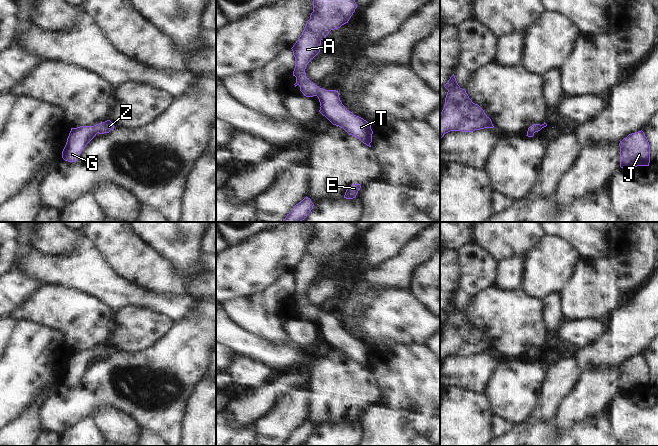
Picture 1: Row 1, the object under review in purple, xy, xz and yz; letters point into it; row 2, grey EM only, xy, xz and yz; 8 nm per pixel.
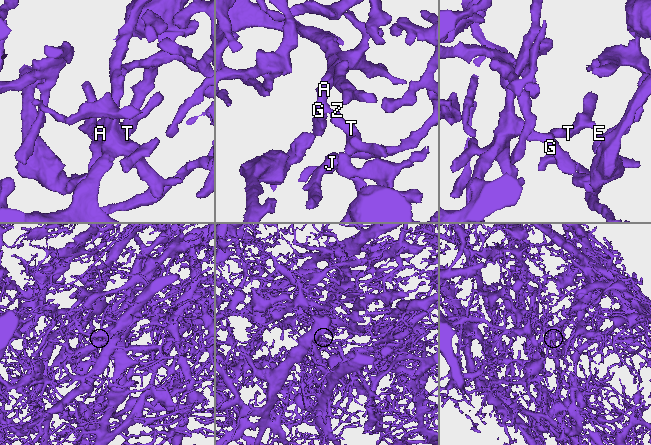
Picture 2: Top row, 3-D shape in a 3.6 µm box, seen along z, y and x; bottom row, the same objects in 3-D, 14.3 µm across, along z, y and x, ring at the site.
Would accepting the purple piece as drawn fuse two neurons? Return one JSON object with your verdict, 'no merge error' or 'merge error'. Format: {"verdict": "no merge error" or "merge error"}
{"verdict": "no merge error"}

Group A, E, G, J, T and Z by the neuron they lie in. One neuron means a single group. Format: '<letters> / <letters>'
A E G J T Z

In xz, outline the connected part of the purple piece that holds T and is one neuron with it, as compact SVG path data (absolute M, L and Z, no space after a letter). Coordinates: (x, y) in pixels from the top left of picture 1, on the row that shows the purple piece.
M313 0L310 19L291 48L295 57L293 76L296 77L295 87L299 85L304 96L318 97L321 106L319 112L323 116L371 147L371 125L342 104L338 91L320 88L305 73L307 64L320 52L321 41L331 30L348 23L356 8L355 0Z

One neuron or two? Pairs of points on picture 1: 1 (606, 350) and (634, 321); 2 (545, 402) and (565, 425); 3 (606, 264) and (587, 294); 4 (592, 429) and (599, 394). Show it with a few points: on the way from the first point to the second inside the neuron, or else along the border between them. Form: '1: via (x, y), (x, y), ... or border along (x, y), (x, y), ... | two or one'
1: via (614, 345), (630, 329) | one
2: border along (567, 394), (556, 414), (551, 419) | two
3: via (601, 271), (593, 282), (592, 287) | one
4: border along (594, 416), (584, 418), (573, 428) | two

